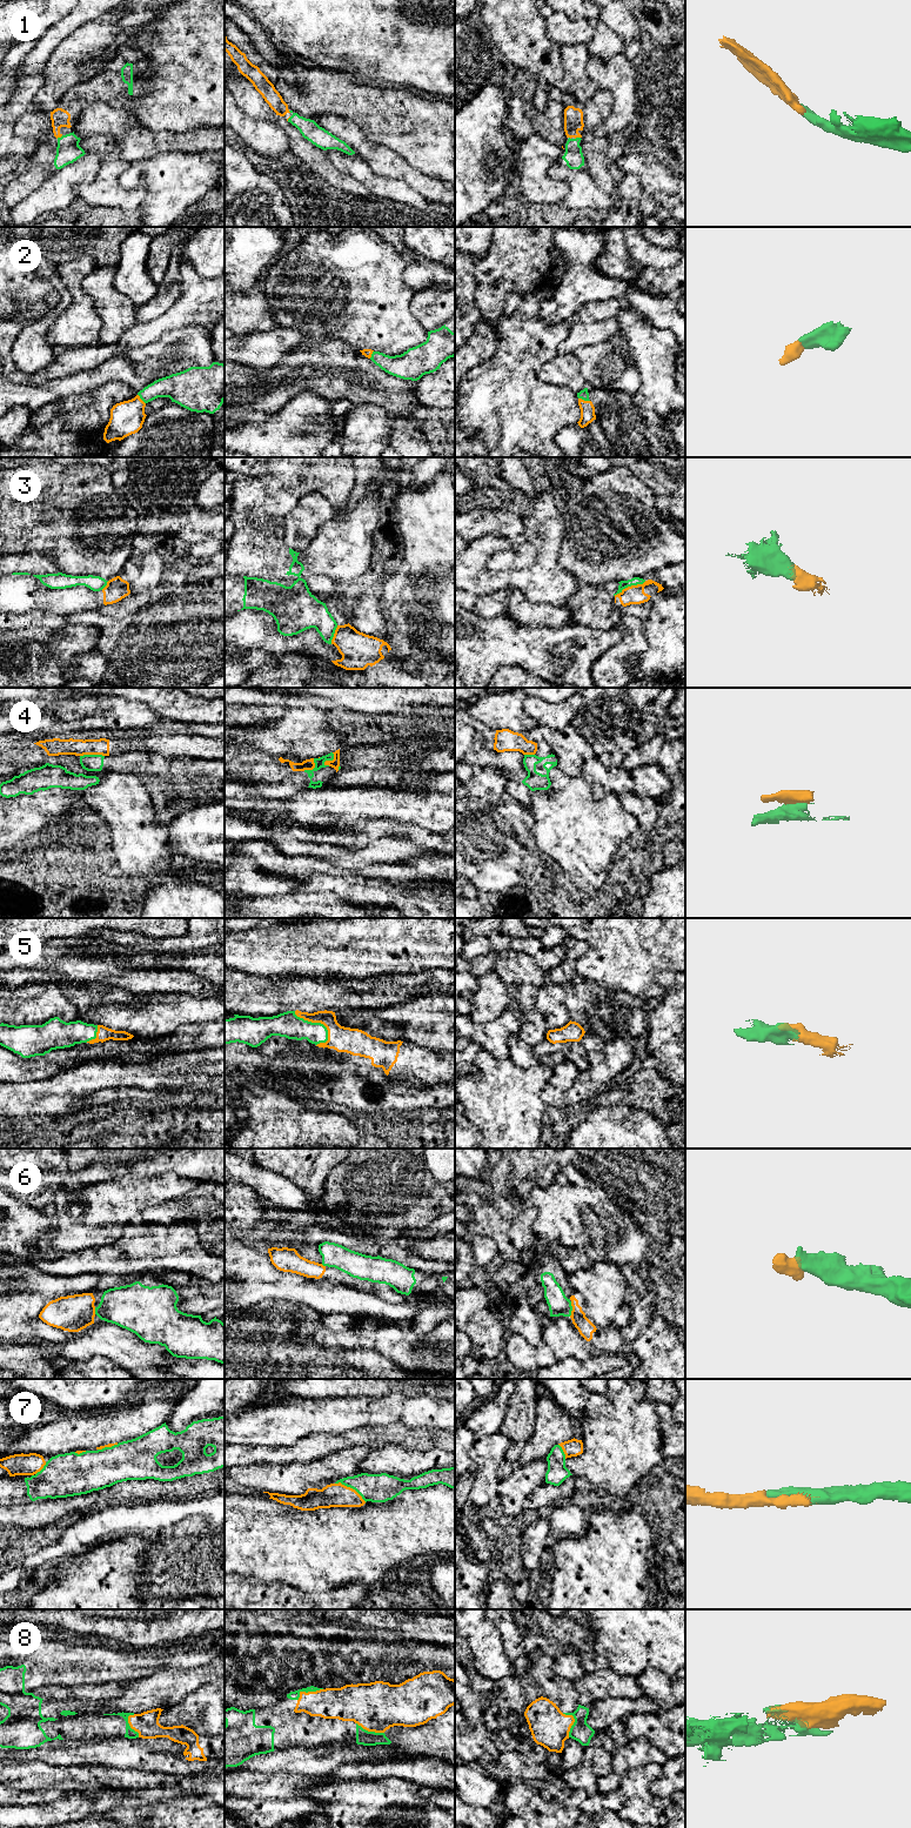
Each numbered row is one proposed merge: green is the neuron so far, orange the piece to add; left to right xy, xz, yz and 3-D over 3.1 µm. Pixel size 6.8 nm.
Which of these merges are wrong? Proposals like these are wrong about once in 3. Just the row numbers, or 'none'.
3, 4, 6

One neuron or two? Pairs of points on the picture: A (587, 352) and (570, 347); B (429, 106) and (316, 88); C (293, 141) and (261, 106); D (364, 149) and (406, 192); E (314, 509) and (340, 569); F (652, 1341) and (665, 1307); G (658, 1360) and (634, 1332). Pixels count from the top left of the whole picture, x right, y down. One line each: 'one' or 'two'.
A: two
B: one
C: one
D: two
E: two
F: two
G: two

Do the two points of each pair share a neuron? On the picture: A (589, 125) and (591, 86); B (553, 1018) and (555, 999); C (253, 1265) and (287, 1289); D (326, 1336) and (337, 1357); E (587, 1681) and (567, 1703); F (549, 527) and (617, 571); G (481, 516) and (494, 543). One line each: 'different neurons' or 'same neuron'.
A: different neurons
B: same neuron
C: same neuron
D: different neurons
E: different neurons
F: different neurons
G: different neurons

